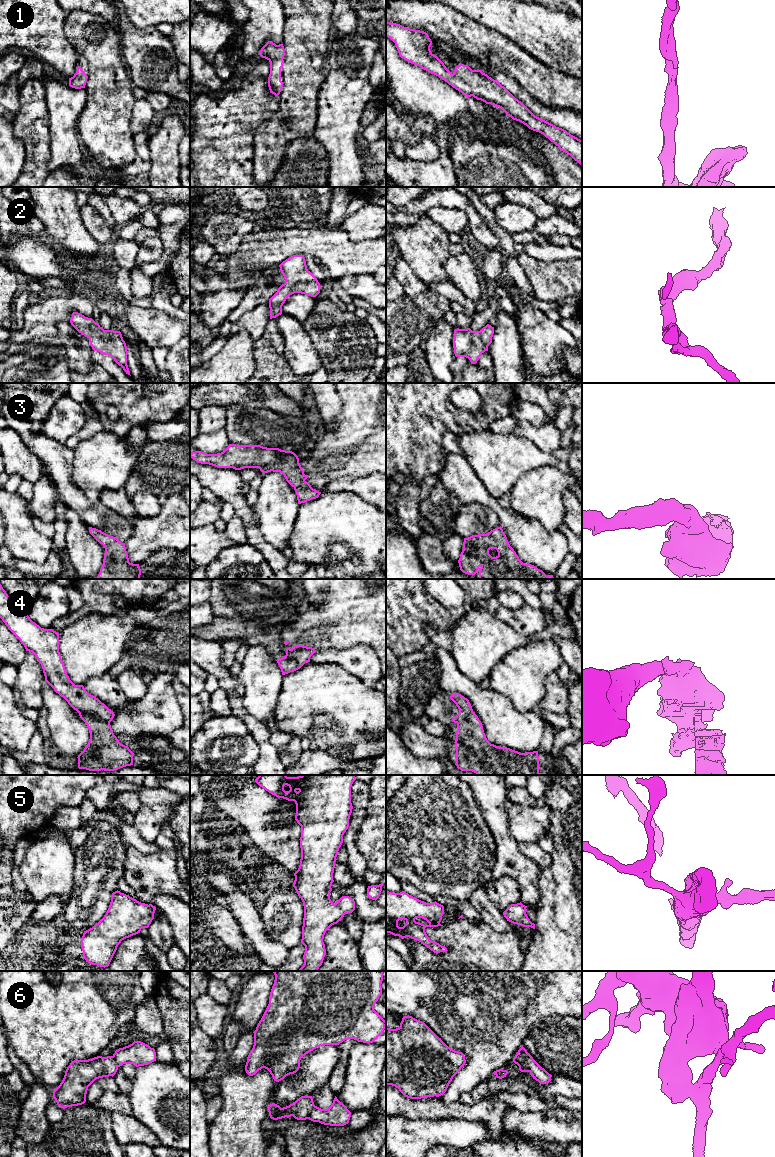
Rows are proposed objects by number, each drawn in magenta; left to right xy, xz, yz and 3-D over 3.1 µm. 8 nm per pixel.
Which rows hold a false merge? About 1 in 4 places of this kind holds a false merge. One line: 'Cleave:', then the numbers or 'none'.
Cleave: 4

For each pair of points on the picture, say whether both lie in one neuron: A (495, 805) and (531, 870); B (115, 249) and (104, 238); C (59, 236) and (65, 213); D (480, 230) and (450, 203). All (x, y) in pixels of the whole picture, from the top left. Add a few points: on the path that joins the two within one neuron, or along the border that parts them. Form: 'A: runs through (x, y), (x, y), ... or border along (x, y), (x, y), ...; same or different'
A: runs through (497, 822), (506, 847), (514, 855); same
B: border along (116, 236), (107, 249); different
C: runs through (62, 230), (62, 219); same
D: runs through (475, 221), (472, 214), (459, 203); same

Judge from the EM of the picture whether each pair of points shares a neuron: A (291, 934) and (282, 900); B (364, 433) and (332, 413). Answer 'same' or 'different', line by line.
A: same
B: different

